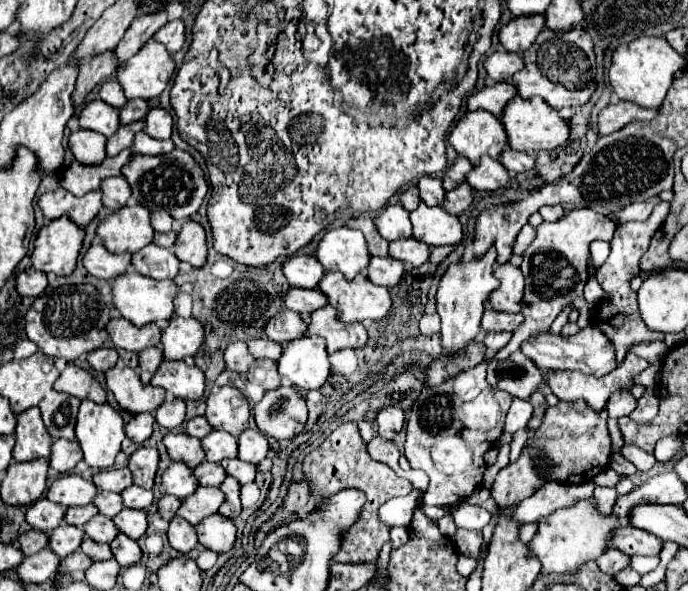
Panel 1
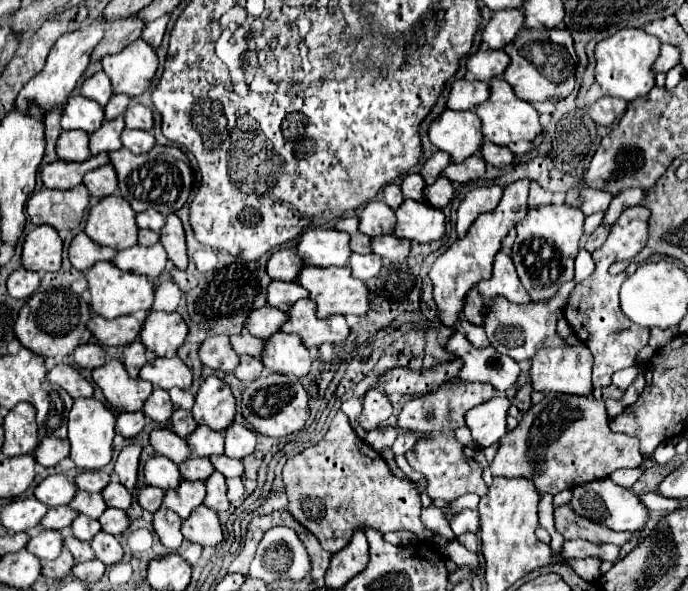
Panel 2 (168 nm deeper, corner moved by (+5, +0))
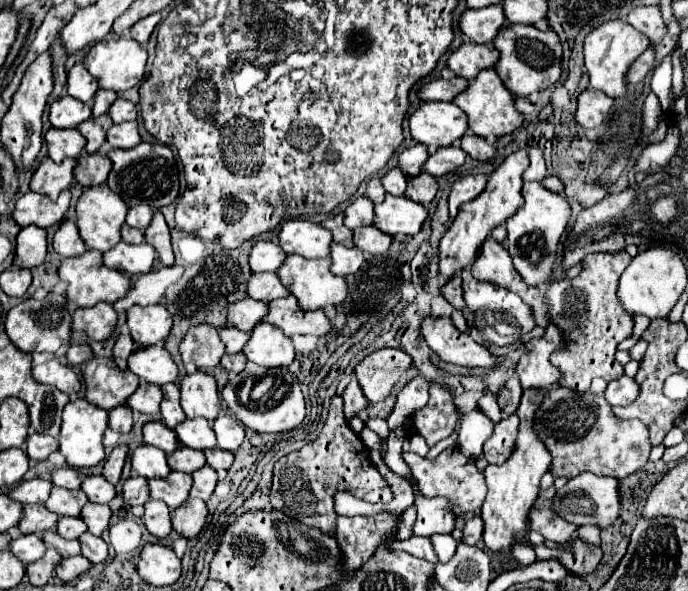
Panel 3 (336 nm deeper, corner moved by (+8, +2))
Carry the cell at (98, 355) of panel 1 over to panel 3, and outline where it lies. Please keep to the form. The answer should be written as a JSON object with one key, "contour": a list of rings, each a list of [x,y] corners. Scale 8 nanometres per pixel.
{"contour":[[[72,344],[70,350],[68,350],[68,354],[66,354],[66,358],[68,358],[70,366],[82,364],[82,362],[86,362],[86,360],[92,358],[92,348],[88,344]]]}

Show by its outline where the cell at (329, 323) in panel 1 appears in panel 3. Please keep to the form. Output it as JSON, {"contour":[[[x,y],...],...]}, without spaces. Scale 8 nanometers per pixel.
{"contour":[[[294,296],[272,300],[268,304],[268,314],[264,322],[278,326],[286,336],[294,334],[314,334],[326,336],[330,332],[330,320],[322,310],[300,310]]]}

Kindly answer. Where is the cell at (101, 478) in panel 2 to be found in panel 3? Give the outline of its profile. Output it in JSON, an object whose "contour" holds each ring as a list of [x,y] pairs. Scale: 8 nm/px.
{"contour":[[[60,468],[60,470],[54,470],[50,474],[50,482],[54,486],[60,486],[60,488],[68,488],[68,490],[74,490],[74,488],[80,488],[82,480],[86,476],[74,468]]]}

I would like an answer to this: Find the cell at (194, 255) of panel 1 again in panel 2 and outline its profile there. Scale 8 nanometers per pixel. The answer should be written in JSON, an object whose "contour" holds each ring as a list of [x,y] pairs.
{"contour":[[[177,214],[167,216],[167,224],[161,230],[161,240],[159,242],[165,246],[165,250],[169,254],[169,260],[173,260],[179,270],[187,270],[185,230],[183,230],[183,224],[181,224]]]}

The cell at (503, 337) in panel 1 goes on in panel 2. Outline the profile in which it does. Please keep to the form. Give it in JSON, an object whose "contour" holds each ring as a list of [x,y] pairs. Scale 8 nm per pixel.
{"contour":[[[463,320],[463,322],[461,322],[461,328],[463,328],[467,340],[469,340],[475,348],[485,348],[485,346],[489,346],[489,340],[487,340],[487,336],[485,336],[485,332],[483,332],[481,326],[467,324],[467,320]]]}

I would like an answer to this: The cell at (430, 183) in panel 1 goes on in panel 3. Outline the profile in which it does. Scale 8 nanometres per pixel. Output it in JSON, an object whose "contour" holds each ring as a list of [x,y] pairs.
{"contour":[[[392,168],[386,172],[386,176],[382,178],[382,186],[388,194],[394,196],[404,196],[406,190],[406,176],[400,172],[400,168]]]}

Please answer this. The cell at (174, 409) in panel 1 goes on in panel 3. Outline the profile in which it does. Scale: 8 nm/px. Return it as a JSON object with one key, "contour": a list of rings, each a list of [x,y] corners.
{"contour":[[[140,382],[138,390],[128,398],[126,406],[142,412],[142,414],[158,414],[160,412],[160,402],[162,402],[162,388],[156,384]]]}

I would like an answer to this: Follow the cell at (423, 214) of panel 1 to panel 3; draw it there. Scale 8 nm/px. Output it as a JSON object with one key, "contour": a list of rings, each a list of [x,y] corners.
{"contour":[[[386,194],[384,202],[374,206],[374,226],[390,236],[394,234],[418,234],[428,210],[404,196]]]}

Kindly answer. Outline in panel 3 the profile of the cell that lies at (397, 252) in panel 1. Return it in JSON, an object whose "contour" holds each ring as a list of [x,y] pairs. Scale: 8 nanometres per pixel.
{"contour":[[[360,226],[354,232],[354,246],[360,248],[362,252],[368,252],[372,256],[378,256],[378,254],[386,254],[388,248],[390,248],[390,242],[392,242],[392,236],[376,230],[374,226]]]}

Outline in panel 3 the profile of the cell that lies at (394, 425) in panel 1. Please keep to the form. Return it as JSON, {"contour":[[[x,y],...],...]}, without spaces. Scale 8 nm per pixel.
{"contour":[[[356,378],[346,386],[342,398],[344,398],[344,414],[346,414],[346,418],[354,418],[356,414],[360,414],[368,406],[368,402],[366,402],[366,398],[362,394],[362,388],[360,388]]]}

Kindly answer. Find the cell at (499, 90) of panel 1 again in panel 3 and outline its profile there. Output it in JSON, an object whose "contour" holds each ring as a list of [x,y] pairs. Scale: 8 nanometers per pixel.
{"contour":[[[436,78],[436,80],[430,80],[426,82],[418,92],[416,96],[420,100],[442,100],[442,102],[452,102],[452,98],[460,92],[464,92],[468,88],[468,80],[464,78],[450,78],[450,80],[444,80],[444,78]]]}

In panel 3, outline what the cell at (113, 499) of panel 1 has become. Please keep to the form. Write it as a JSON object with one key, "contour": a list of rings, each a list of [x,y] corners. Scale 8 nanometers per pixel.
{"contour":[[[52,488],[50,498],[44,502],[44,506],[58,516],[80,516],[80,510],[86,502],[88,498],[82,494],[82,490]]]}

